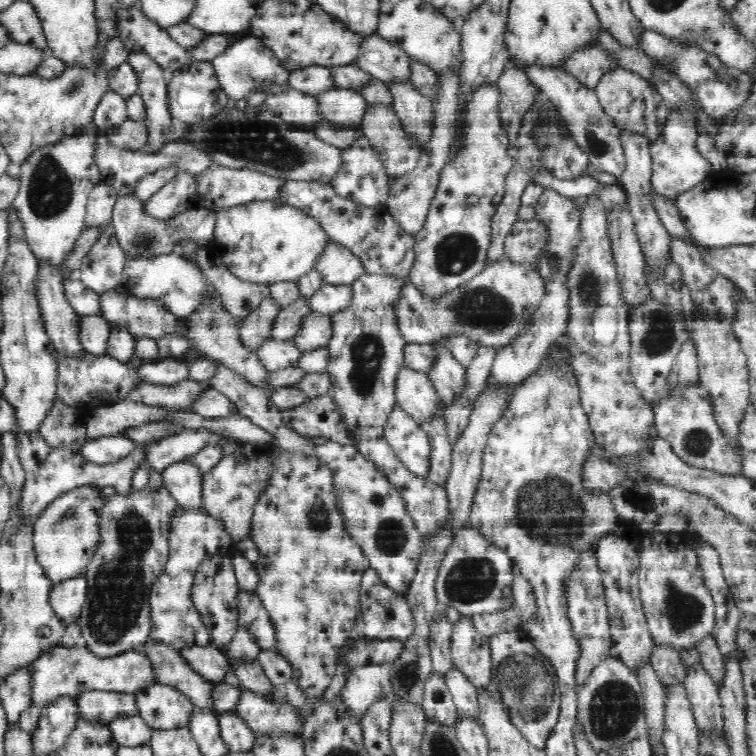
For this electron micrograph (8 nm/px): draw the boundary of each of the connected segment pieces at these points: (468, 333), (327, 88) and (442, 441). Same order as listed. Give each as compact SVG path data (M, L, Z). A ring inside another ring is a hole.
M504 254L495 261L489 261L475 277L436 297L424 294L416 285L408 283L403 298L400 298L400 331L407 345L444 345L452 338L465 338L476 347L491 350L497 355L524 335L544 296L545 279L540 275L537 263L516 262Z
M318 66L292 73L289 86L297 92L316 98L339 90L336 76L331 69Z
M443 417L438 418L432 426L428 424L423 425L422 428L430 435L432 447L429 460L431 468L426 479L430 481L430 484L446 490L446 484L448 484L448 478L452 472L453 450L446 440Z

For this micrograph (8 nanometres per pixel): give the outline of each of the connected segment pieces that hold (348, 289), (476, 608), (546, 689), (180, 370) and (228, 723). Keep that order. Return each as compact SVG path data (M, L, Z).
M352 285L324 286L318 294L310 297L312 312L324 315L334 315L352 309L355 301L355 290Z
M470 525L461 528L452 539L439 568L435 582L437 603L440 608L456 610L463 616L496 613L515 604L513 596L504 596L518 578L515 563L508 554L482 537Z
M522 632L502 634L490 643L493 678L488 691L494 701L502 702L511 723L538 750L546 750L548 738L558 724L560 695L558 676L547 656L532 646Z
M166 359L157 362L137 363L136 368L144 382L160 386L172 386L190 379L190 364Z
M219 714L220 734L222 739L228 743L231 752L250 753L255 749L257 734L250 725L238 714Z

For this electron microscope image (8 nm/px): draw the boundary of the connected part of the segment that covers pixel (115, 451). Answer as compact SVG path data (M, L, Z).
M107 436L89 438L78 451L86 459L86 462L94 466L106 466L106 464L116 464L134 447L135 443L127 437Z

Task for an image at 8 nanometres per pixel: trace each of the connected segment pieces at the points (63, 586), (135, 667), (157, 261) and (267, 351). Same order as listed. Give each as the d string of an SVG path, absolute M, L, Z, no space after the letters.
M78 578L60 583L55 585L51 595L52 609L66 624L74 623L84 612L89 588L88 581Z
M57 646L50 654L41 658L28 669L31 706L40 709L48 706L55 698L78 696L86 692L116 692L136 694L154 684L160 683L157 665L141 650L120 654L117 658L100 661L88 652L87 648L66 648Z
M178 252L158 256L158 258L148 258L148 260L143 258L140 258L140 260L126 260L124 278L121 288L125 291L140 298L154 299L174 314L185 319L200 313L202 304L208 302L210 298L212 298L212 302L216 302L216 306L220 310L227 310L227 306L223 302L223 295L216 289L210 277L204 274L202 269L196 266L196 263L186 260Z
M274 338L266 340L257 352L262 364L272 373L296 367L304 351L294 341L280 341Z

